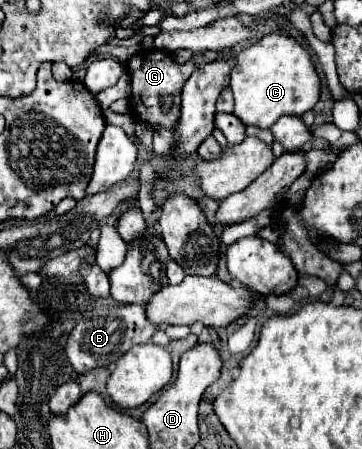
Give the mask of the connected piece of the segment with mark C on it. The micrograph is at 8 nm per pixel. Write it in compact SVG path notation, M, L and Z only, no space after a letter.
M274 32L264 36L262 40L254 42L248 48L242 48L236 52L236 66L230 74L230 88L234 92L234 116L242 120L246 126L256 126L256 128L270 128L280 116L302 116L314 104L318 102L320 94L320 80L318 74L310 62L310 52L296 42L292 36L284 32Z

